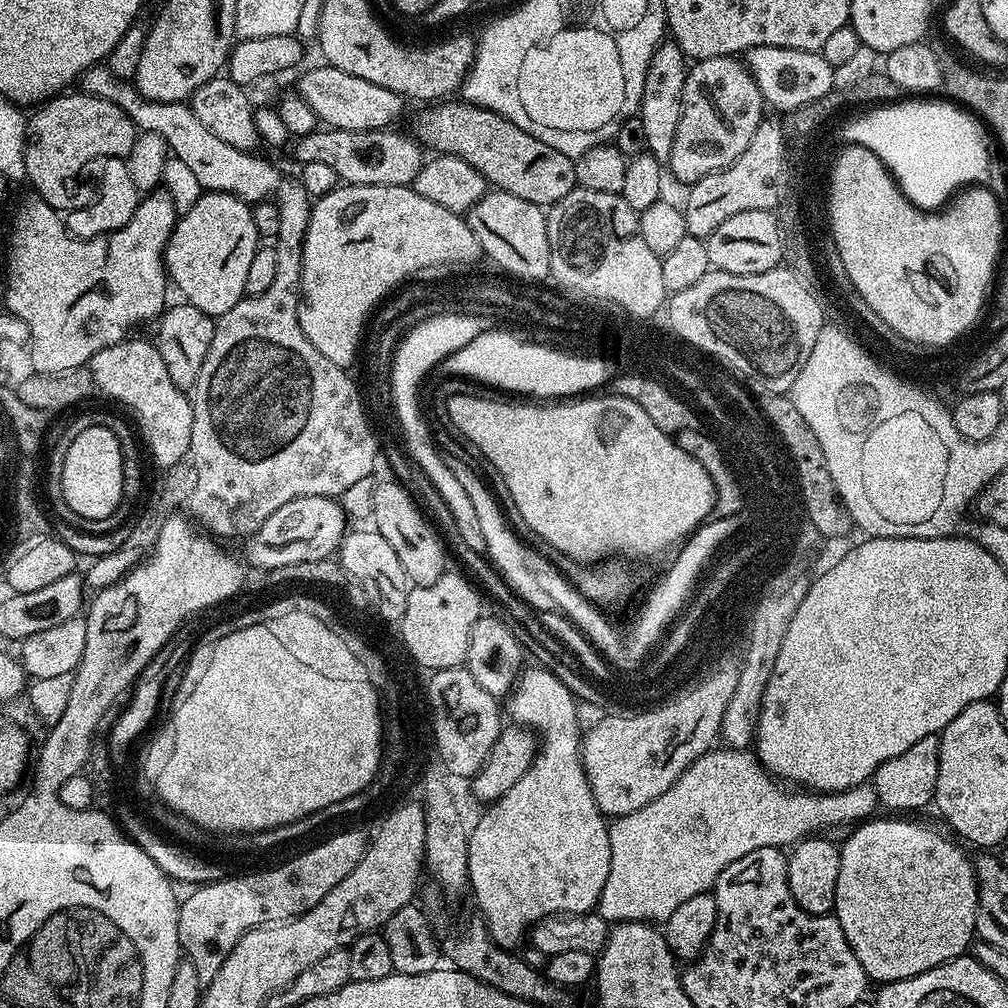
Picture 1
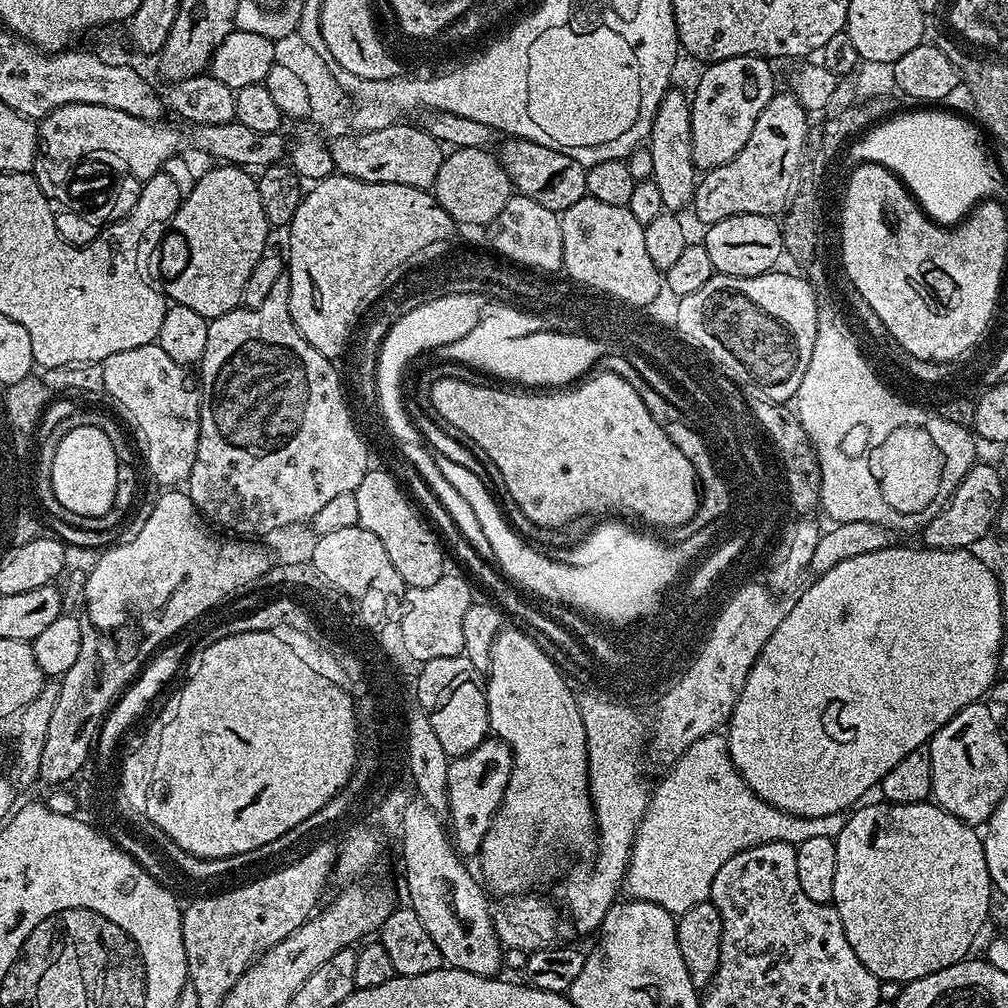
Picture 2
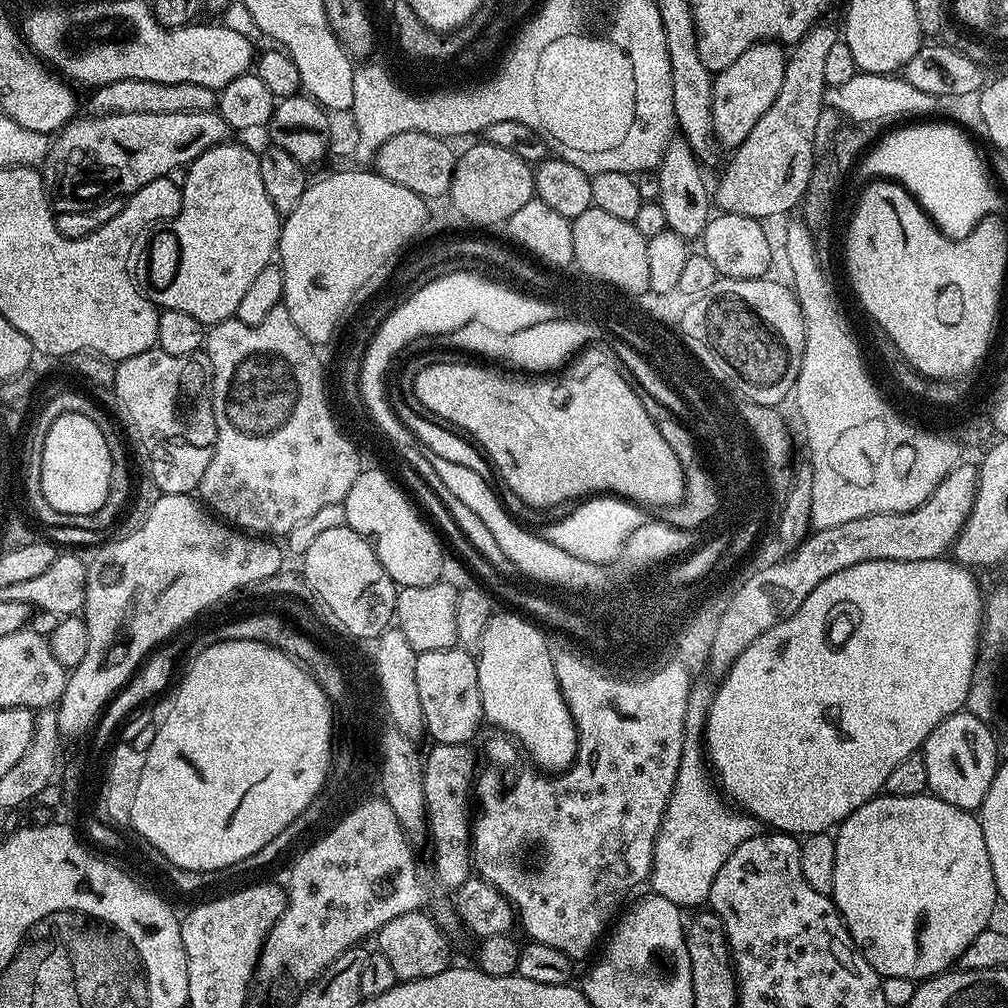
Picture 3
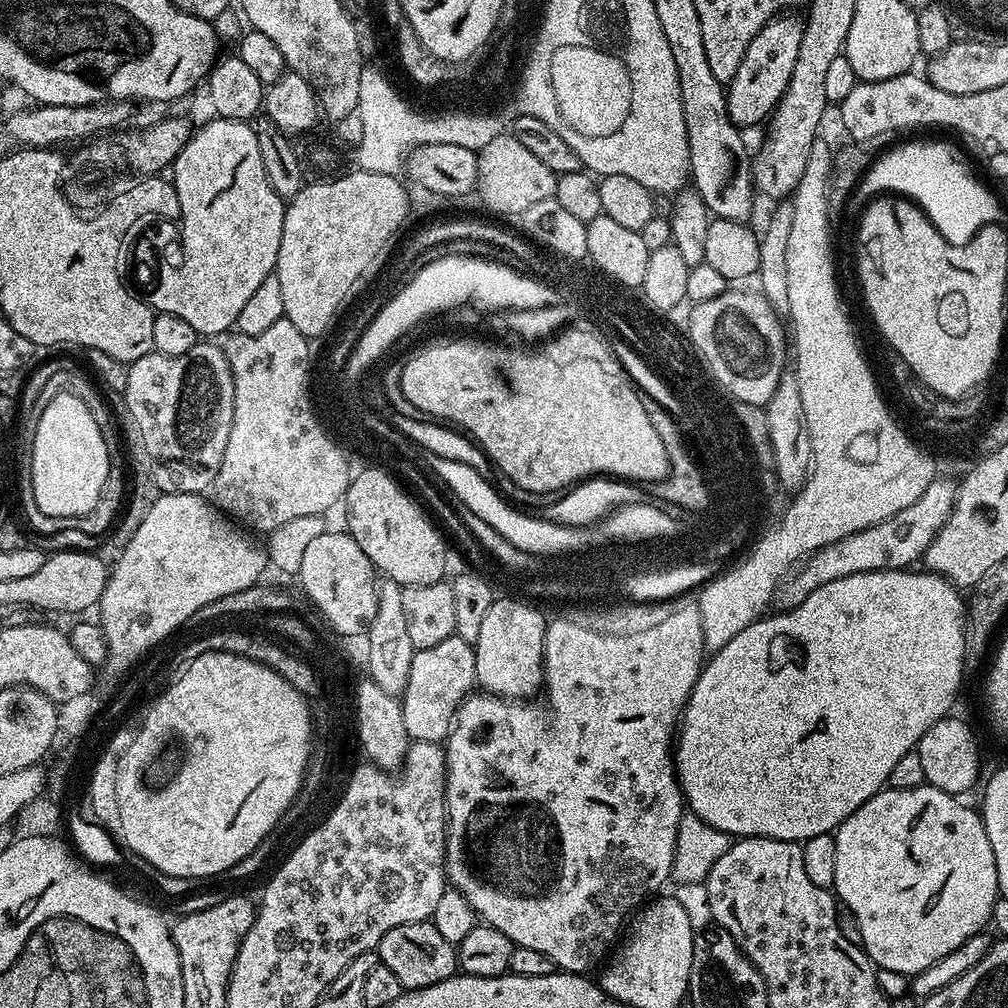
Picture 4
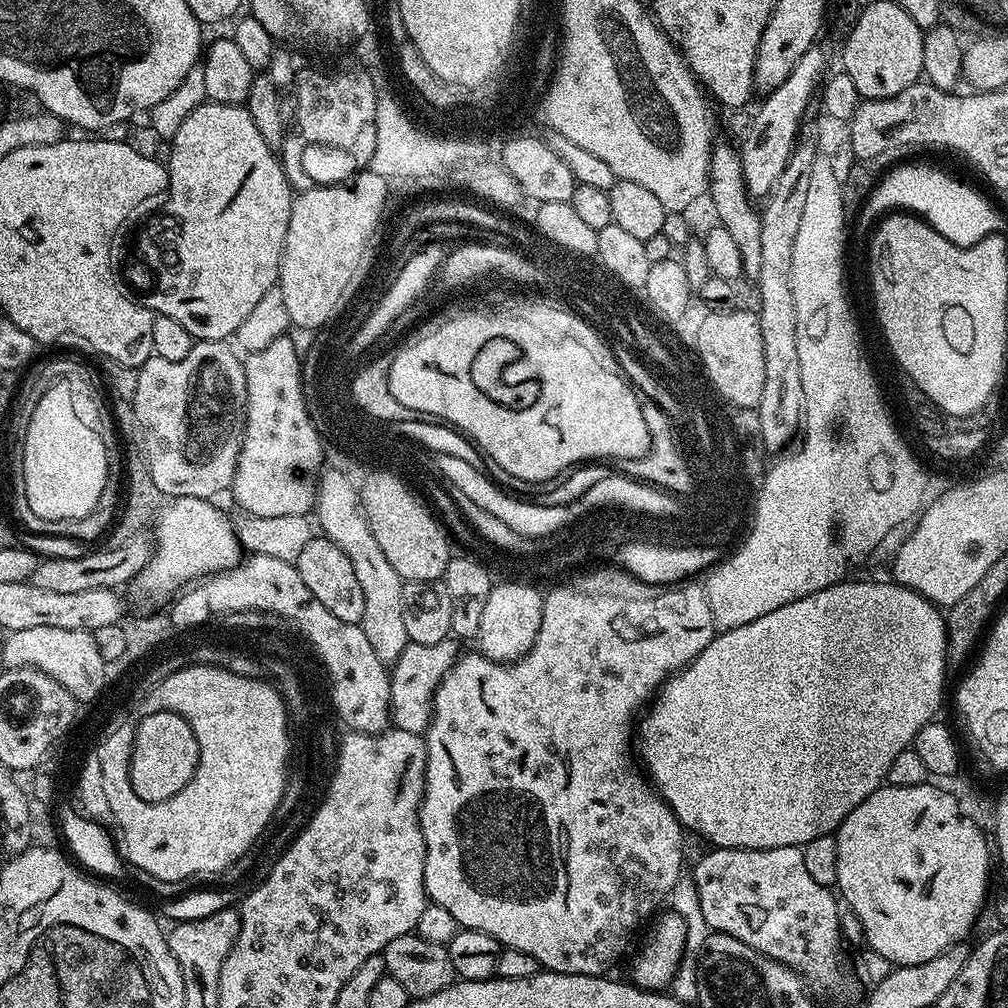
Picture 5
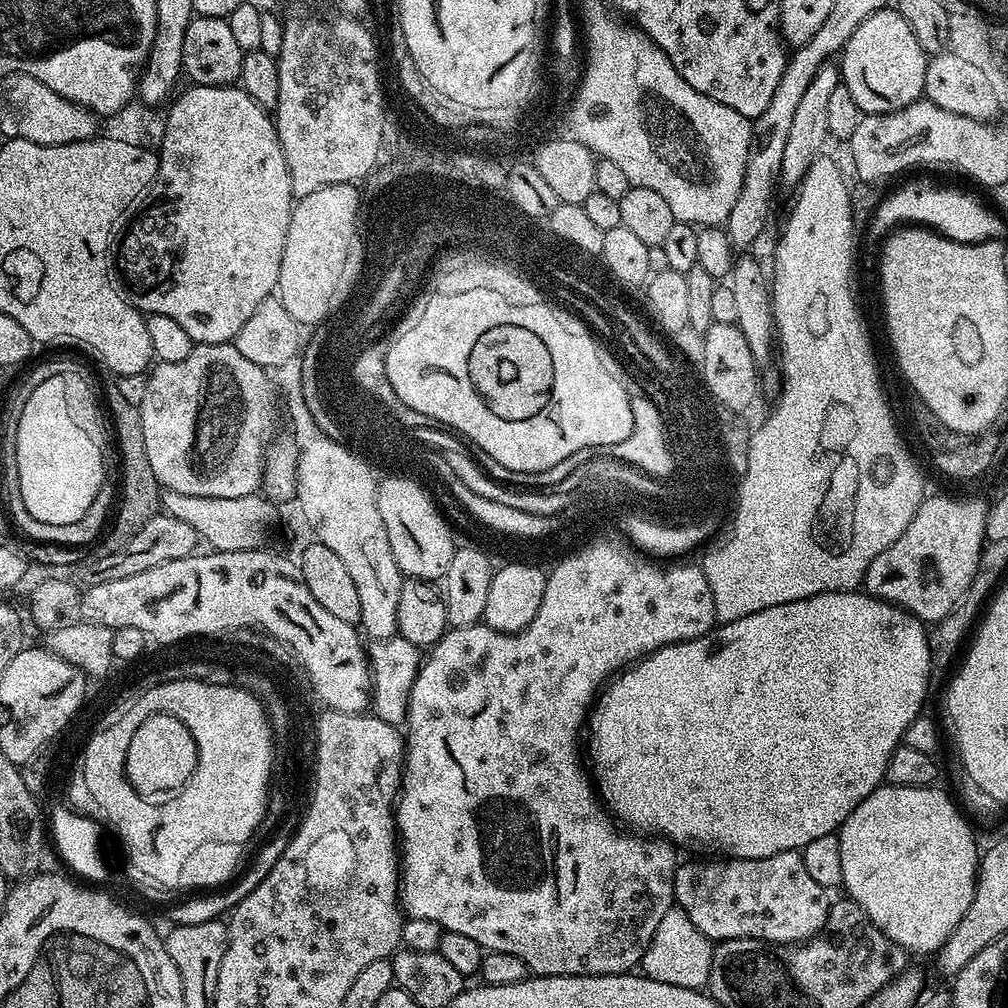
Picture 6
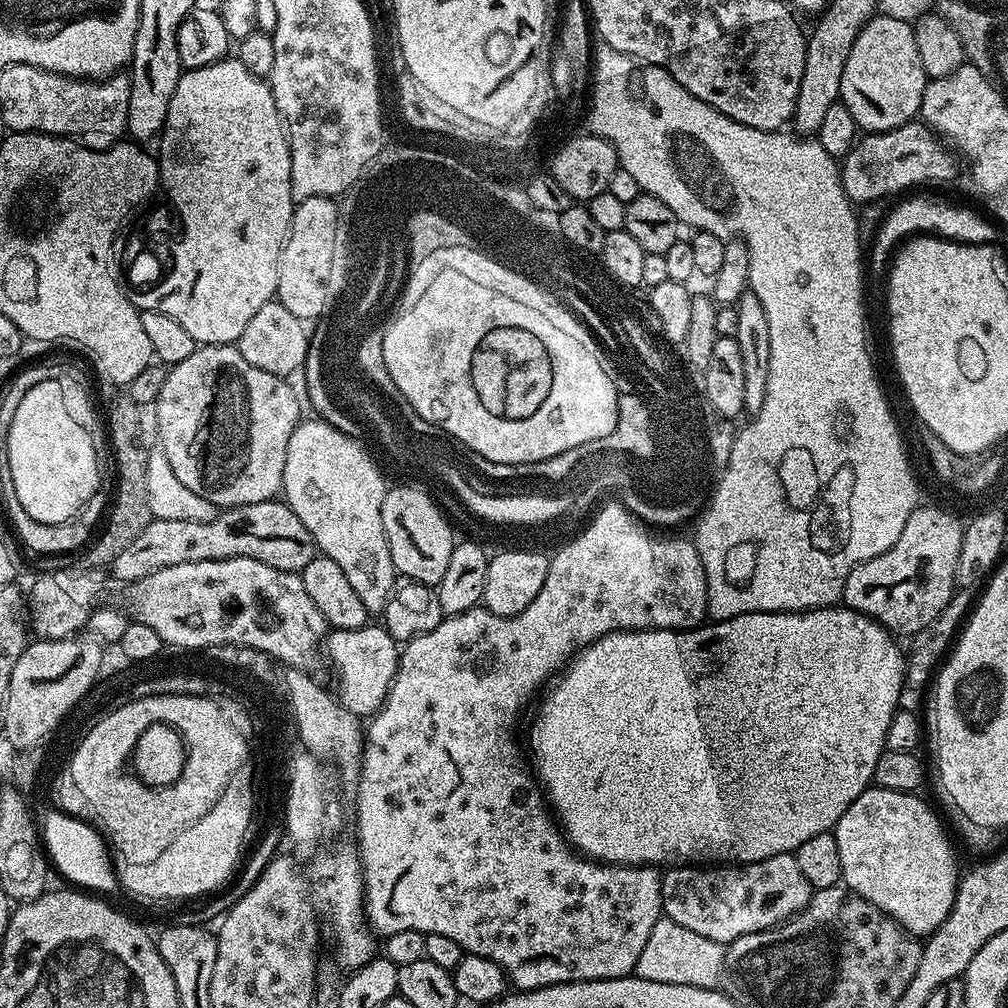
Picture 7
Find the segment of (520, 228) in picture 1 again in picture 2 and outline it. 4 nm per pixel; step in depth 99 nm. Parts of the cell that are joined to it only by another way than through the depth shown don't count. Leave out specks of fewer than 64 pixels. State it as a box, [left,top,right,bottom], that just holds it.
[490,194,564,274]

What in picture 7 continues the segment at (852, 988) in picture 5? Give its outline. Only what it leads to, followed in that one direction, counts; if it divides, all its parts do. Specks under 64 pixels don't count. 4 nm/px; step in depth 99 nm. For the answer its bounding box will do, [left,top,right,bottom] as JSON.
[660,852,814,946]

